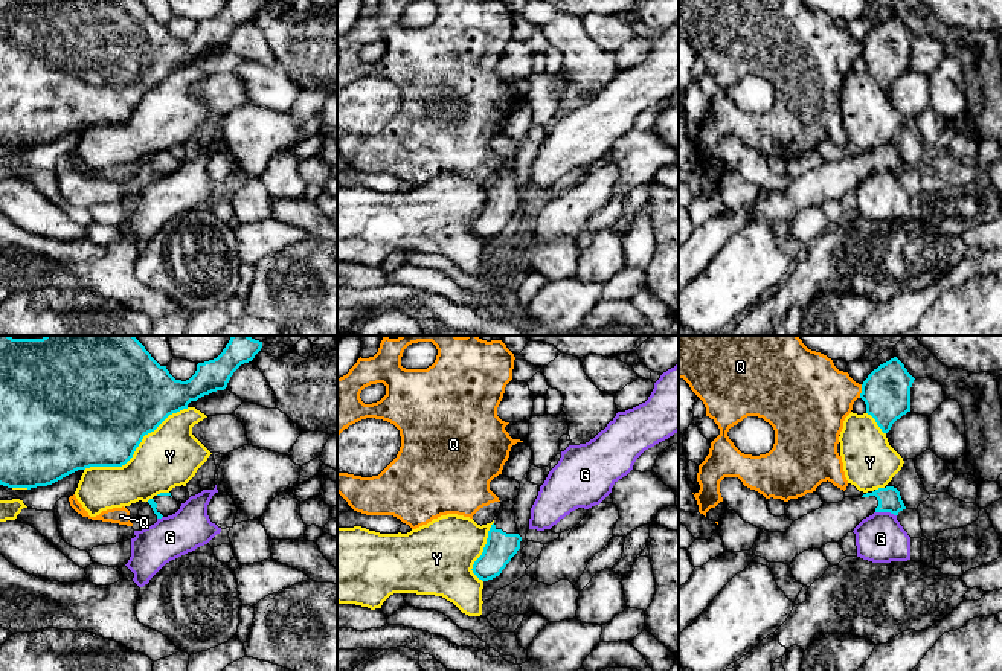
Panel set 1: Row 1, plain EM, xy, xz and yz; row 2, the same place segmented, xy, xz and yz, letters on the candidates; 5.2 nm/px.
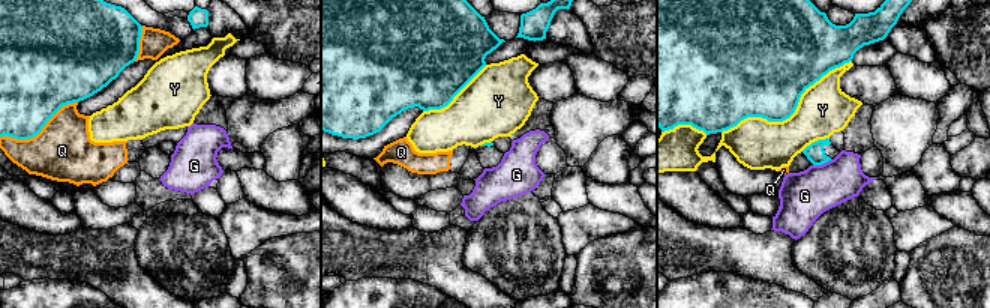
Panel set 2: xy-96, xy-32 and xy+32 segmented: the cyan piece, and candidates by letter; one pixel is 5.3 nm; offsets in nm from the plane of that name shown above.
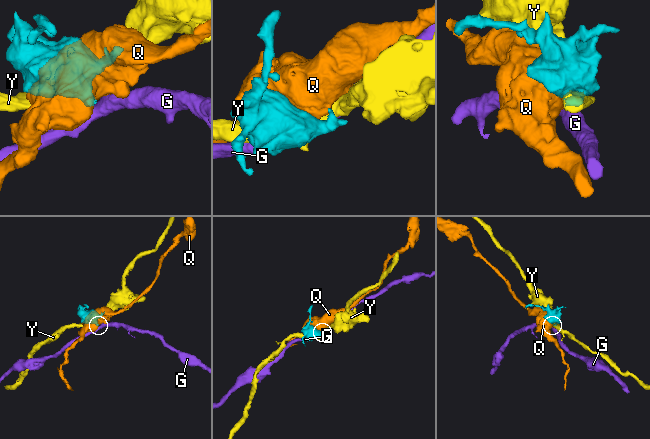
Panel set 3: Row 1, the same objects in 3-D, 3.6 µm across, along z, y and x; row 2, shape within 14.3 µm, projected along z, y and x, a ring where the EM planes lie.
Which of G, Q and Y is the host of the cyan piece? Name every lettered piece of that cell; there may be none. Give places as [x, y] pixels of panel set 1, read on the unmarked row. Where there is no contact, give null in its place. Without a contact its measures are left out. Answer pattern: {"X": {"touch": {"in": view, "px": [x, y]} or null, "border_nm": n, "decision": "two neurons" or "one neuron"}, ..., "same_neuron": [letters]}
{"G": {"touch": {"in": "yz", "px": [886, 170]}, "border_nm": 110, "decision": "two neurons"}, "Q": {"touch": {"in": "yz", "px": [862, 49]}, "border_nm": 70, "decision": "two neurons"}, "Y": {"touch": {"in": "xy", "px": [136, 105]}, "border_nm": 650, "decision": "two neurons"}, "same_neuron": []}

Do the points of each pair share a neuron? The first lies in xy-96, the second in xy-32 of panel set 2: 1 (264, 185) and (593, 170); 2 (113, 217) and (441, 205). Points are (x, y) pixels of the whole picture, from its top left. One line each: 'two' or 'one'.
1: two
2: two

